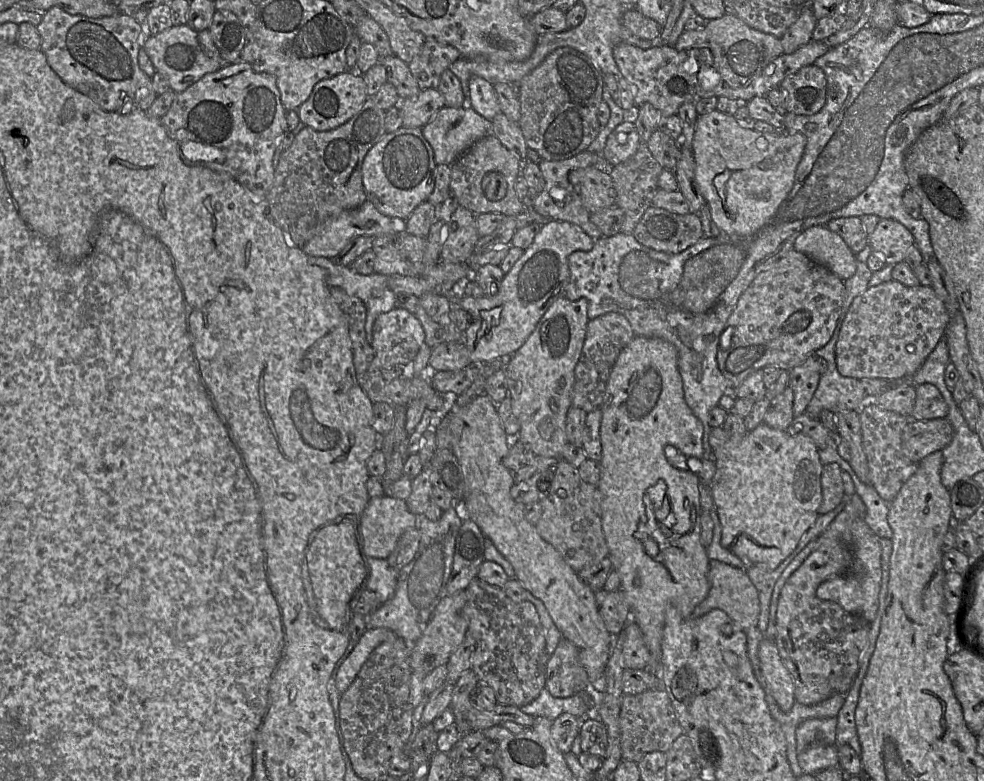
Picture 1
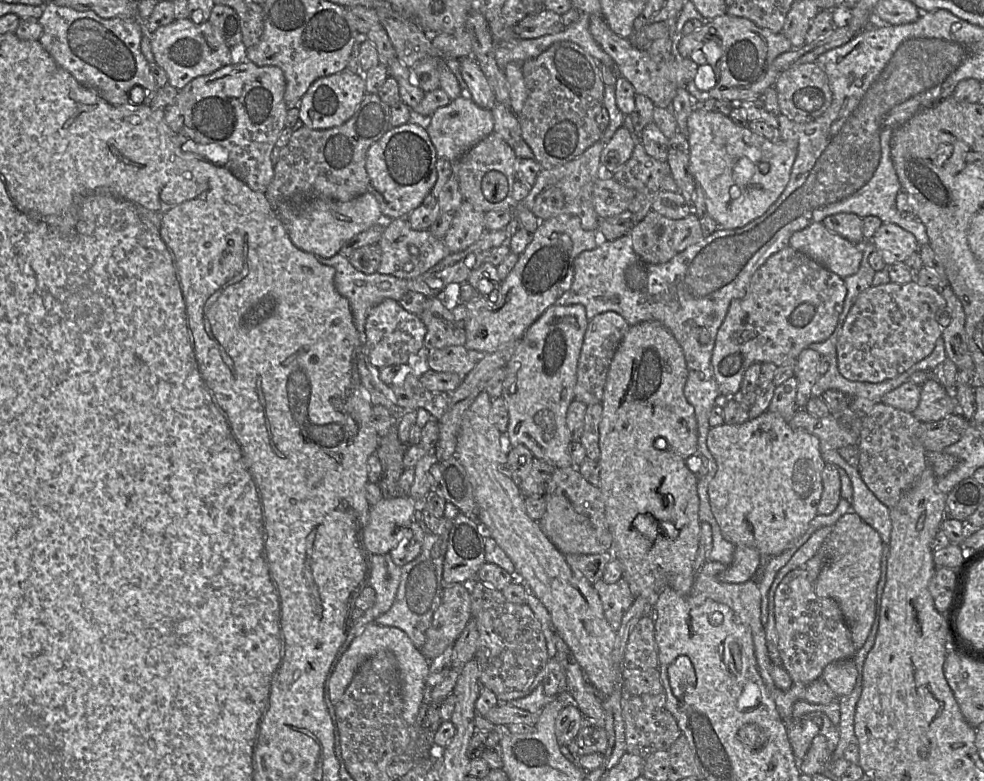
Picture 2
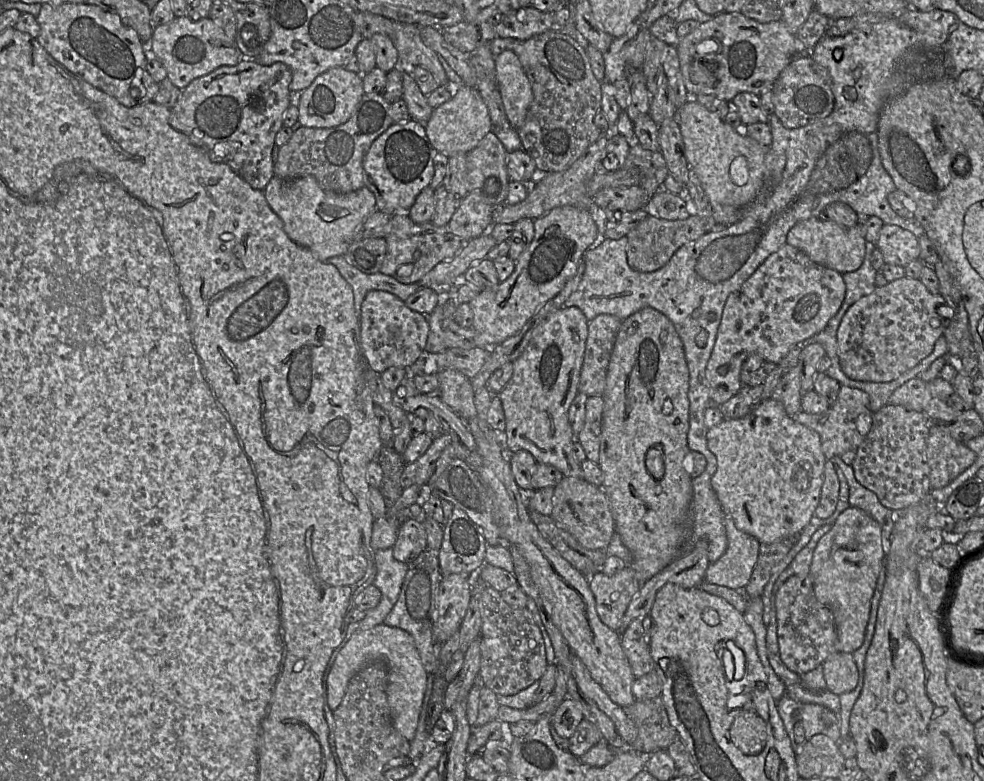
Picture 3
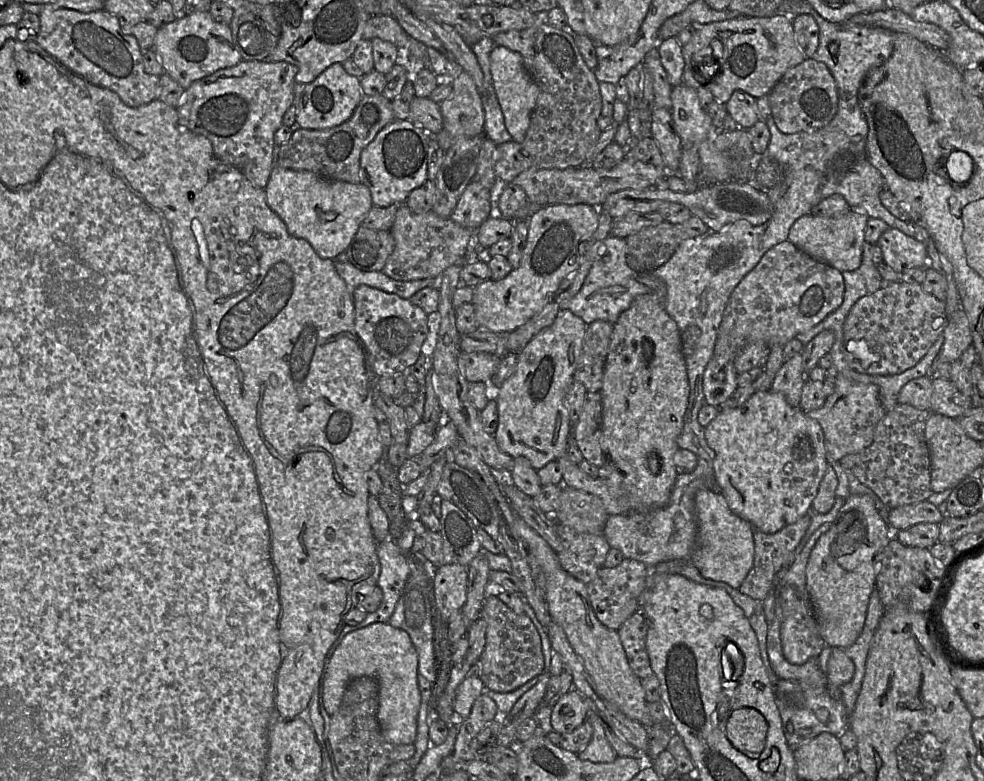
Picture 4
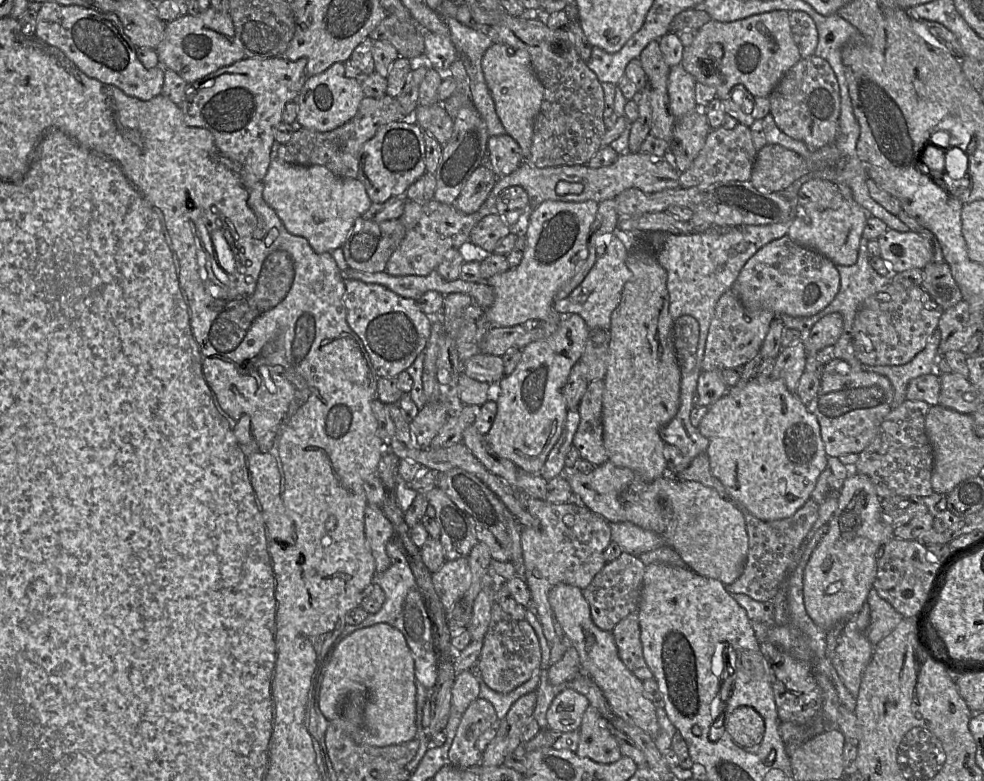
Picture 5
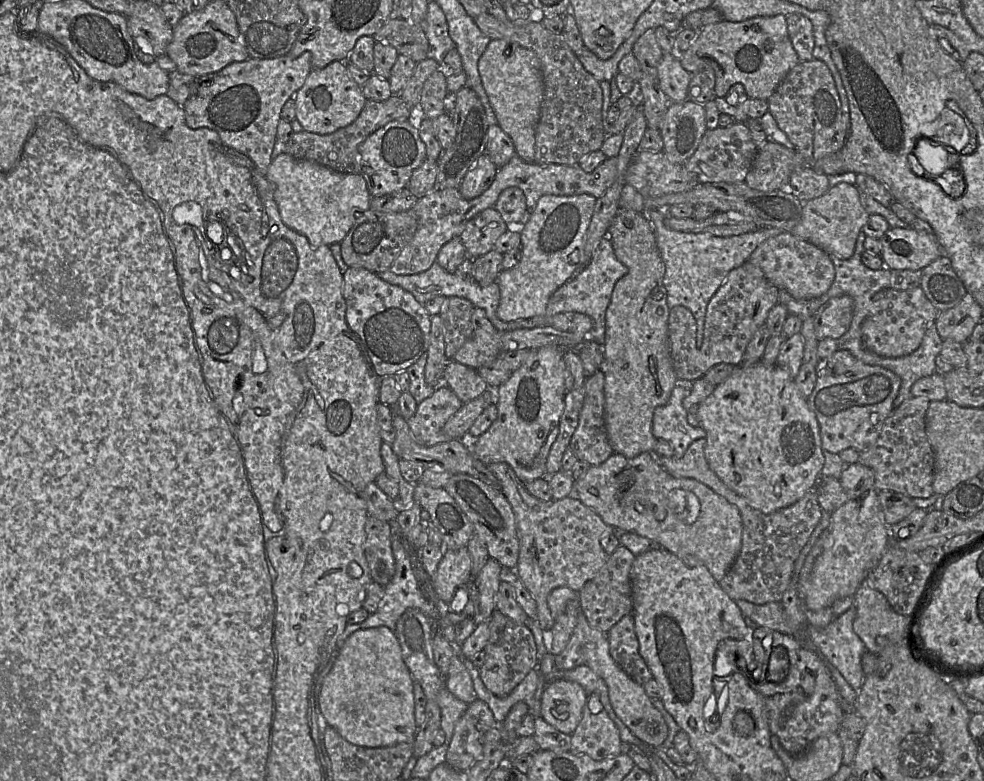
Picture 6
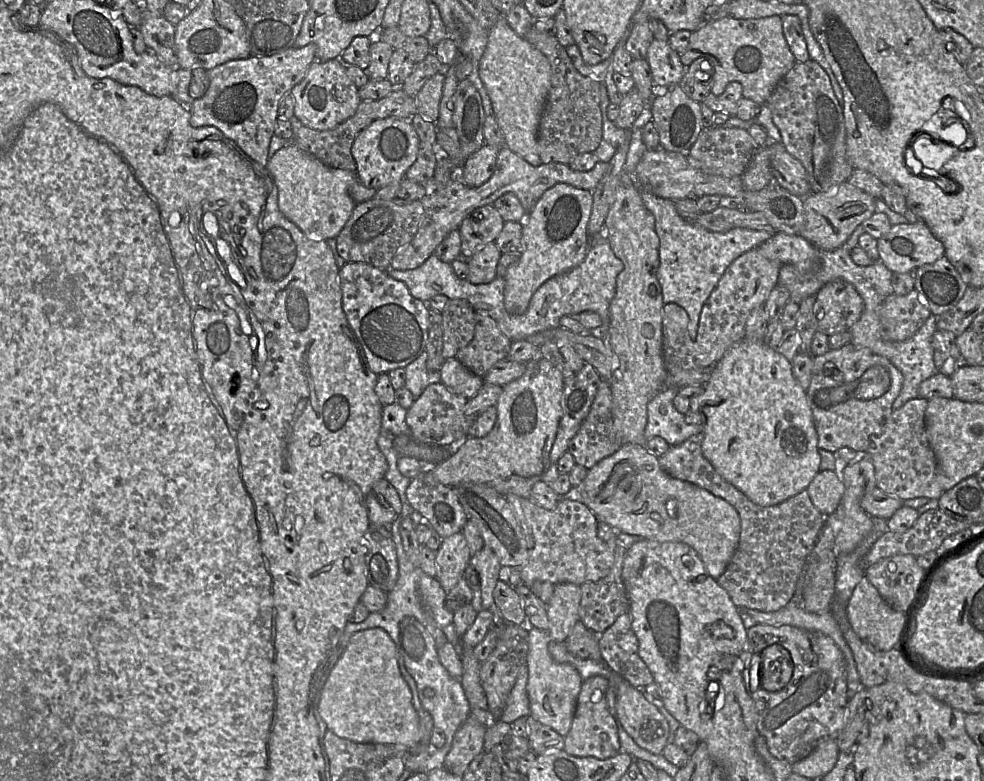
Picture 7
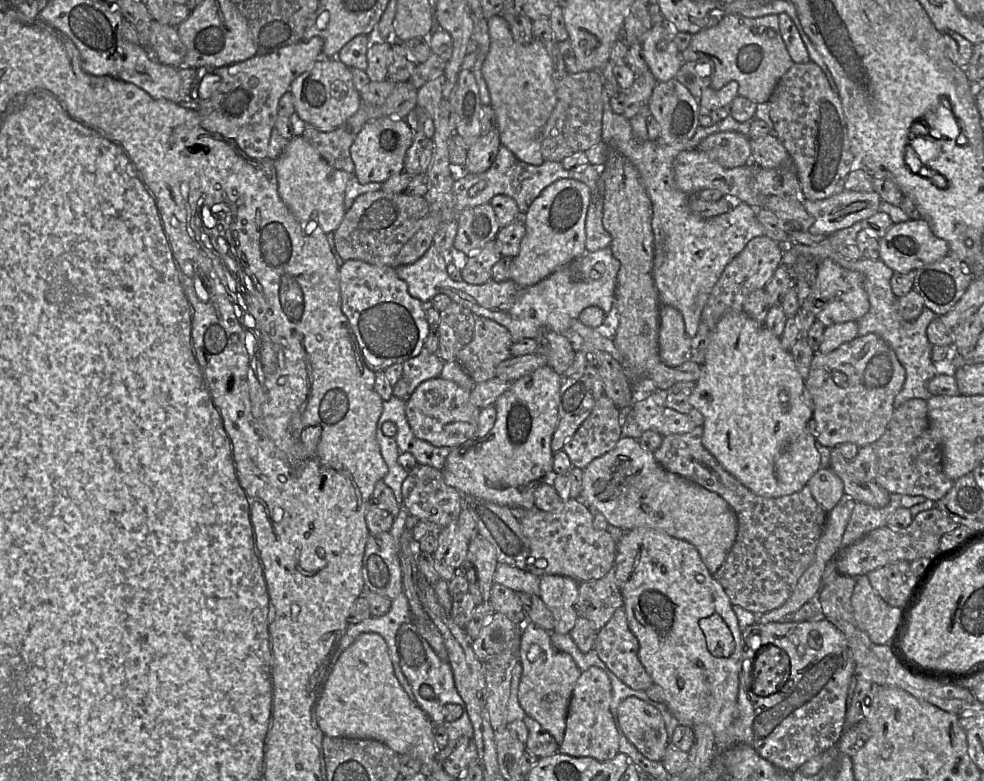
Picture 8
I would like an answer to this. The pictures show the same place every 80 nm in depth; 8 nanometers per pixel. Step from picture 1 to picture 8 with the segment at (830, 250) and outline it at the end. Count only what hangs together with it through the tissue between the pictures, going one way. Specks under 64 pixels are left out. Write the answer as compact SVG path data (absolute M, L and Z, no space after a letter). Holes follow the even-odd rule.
M844 189L822 200L803 200L807 212L814 218L810 232L832 235L879 211L882 199L875 192L857 192Z

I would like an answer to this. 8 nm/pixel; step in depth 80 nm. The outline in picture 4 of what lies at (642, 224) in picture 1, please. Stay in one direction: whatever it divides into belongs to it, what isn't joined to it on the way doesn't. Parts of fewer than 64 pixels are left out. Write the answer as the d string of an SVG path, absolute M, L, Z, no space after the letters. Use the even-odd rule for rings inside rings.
M694 215L679 224L664 221L645 227L626 238L627 264L637 273L650 273L665 264L682 241L709 231L709 227Z

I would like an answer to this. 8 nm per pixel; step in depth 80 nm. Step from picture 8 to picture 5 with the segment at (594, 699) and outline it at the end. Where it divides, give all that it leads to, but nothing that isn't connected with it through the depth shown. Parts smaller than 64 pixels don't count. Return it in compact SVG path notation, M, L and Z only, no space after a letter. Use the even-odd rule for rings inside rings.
M594 706L586 709L578 731L580 739L575 751L578 756L602 764L614 763L623 756L615 736L606 727L605 718Z

